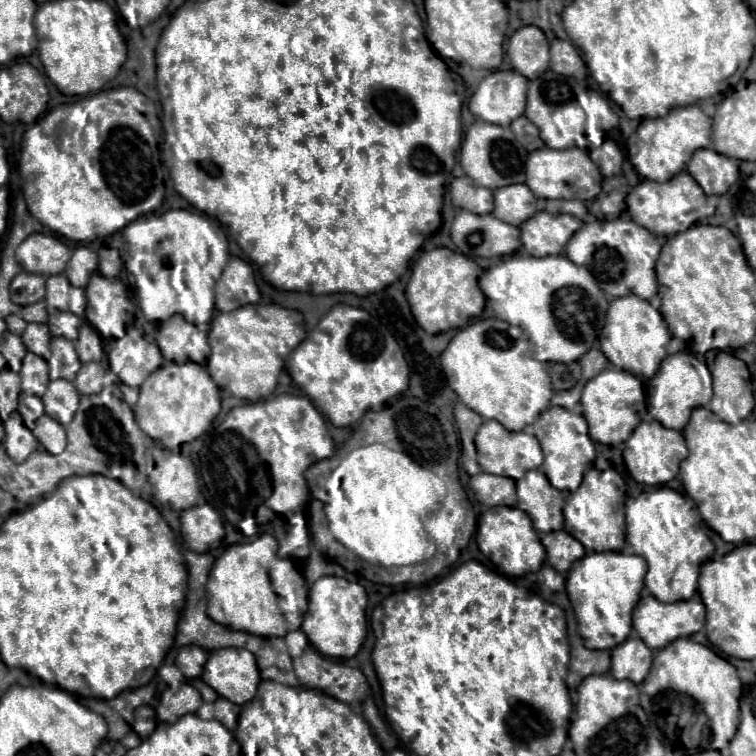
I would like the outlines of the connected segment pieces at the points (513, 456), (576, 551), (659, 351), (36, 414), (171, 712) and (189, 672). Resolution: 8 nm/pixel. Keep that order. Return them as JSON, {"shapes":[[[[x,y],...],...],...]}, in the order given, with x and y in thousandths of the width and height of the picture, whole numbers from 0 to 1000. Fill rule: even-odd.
{"shapes":[[[[642,557],[634,565],[631,578],[628,578],[628,589],[631,589],[631,610],[642,626],[668,628],[681,636],[689,634],[697,623],[716,618],[716,612],[718,612],[718,597],[705,575],[697,575],[692,570],[687,570],[687,573],[671,570],[657,557]]],[[[750,702],[718,705],[716,718],[724,729],[729,750],[734,750],[739,758],[750,758],[755,745],[774,734],[774,724],[769,724],[769,718],[763,718],[763,713],[758,713]]],[[[840,390],[808,398],[800,433],[795,435],[792,443],[792,454],[795,464],[813,485],[832,491],[843,499],[864,499],[877,472],[907,462],[903,451],[888,443],[874,414],[864,409],[856,398],[843,396]]],[[[28,520],[22,544],[28,546],[30,560],[33,560],[38,567],[44,567],[44,565],[46,565],[46,557],[60,546],[54,528],[46,525],[46,522],[33,522],[33,520]]],[[[242,903],[229,917],[216,917],[208,933],[208,951],[218,956],[231,956],[237,948],[247,943],[258,943],[269,930],[263,914],[250,903]]],[[[245,853],[245,856],[239,856],[239,861],[231,872],[231,880],[239,885],[239,890],[247,898],[255,898],[255,896],[263,896],[269,890],[271,874],[274,874],[274,864],[266,856]]]]}

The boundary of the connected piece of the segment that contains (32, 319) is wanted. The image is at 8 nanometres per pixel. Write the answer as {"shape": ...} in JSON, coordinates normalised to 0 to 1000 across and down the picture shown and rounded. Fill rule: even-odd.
{"shape":[[[52,398],[52,401],[44,401],[44,403],[30,406],[28,419],[30,419],[36,427],[60,427],[60,425],[62,425],[62,409],[60,409],[60,401]]]}

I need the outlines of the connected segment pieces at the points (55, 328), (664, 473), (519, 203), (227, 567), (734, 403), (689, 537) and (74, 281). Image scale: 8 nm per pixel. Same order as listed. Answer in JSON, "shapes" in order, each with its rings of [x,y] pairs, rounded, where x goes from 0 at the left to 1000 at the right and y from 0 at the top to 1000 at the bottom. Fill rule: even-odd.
{"shapes":[[[[65,409],[65,438],[70,446],[86,446],[99,451],[102,440],[104,440],[104,430],[107,422],[99,414],[91,411],[75,411],[75,409]]],[[[851,557],[829,581],[824,607],[831,626],[851,642],[880,642],[898,626],[898,612],[909,604],[909,591],[901,570],[874,565],[869,557]]],[[[673,245],[652,253],[655,276],[652,284],[673,298],[689,298],[694,290],[710,282],[710,263],[697,245]]],[[[349,705],[343,708],[340,713],[329,716],[329,718],[313,718],[313,721],[306,721],[298,726],[298,731],[284,742],[282,753],[279,753],[279,766],[274,769],[274,813],[303,829],[303,832],[311,832],[311,835],[324,835],[324,837],[332,837],[332,840],[345,840],[345,843],[377,843],[382,835],[396,832],[399,825],[401,812],[405,810],[407,803],[407,778],[406,771],[403,770],[401,759],[389,749],[388,743],[382,739],[373,739],[366,734],[368,718],[361,710],[361,708]]],[[[951,467],[943,483],[943,528],[935,536],[954,557],[975,560],[993,549],[999,525],[988,483],[964,470]]],[[[869,644],[851,649],[827,676],[829,692],[829,718],[840,734],[848,734],[856,747],[853,776],[858,784],[877,795],[893,798],[911,792],[922,779],[925,750],[943,734],[943,718],[930,702],[930,689],[922,673],[896,649],[885,644]],[[922,692],[922,694],[919,694]]],[[[102,327],[86,356],[89,369],[99,380],[112,380],[123,358],[128,358],[128,335],[123,335],[118,327]]]]}

